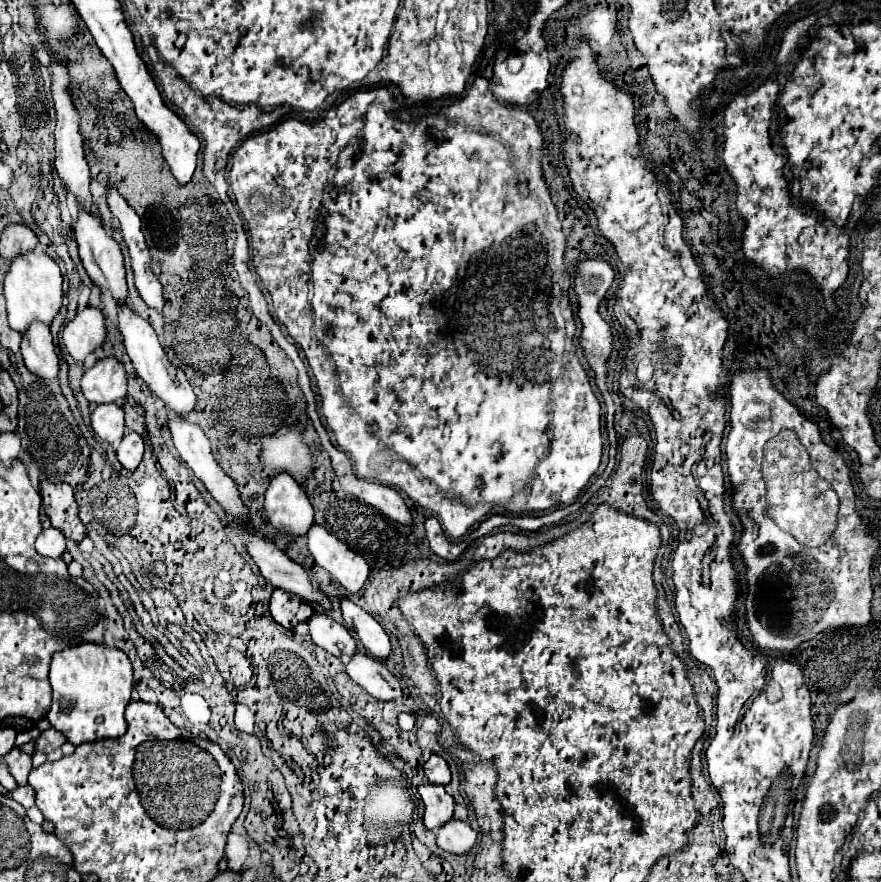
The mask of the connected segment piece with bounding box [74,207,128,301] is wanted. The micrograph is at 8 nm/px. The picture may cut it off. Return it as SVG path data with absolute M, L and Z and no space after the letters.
M78 207L78 221L74 225L74 235L76 235L80 259L84 263L86 273L90 275L90 279L98 287L110 289L112 291L112 297L116 301L126 301L128 289L126 289L126 275L124 275L124 257L122 257L120 245L106 233L102 219L96 213L84 211L82 207Z

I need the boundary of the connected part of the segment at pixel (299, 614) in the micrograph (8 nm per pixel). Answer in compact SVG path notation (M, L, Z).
M274 589L272 601L270 601L270 613L280 625L292 629L298 623L312 617L314 607L310 603L306 603L304 599L298 599L296 595L290 595L288 591Z

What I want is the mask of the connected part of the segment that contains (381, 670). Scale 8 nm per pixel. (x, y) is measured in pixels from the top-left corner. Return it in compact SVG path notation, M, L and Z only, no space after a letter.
M356 651L346 661L346 673L352 681L356 681L362 689L380 701L394 701L402 697L400 681L372 655Z

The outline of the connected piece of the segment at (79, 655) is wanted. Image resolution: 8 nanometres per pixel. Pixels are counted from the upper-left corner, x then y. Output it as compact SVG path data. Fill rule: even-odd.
M80 643L78 647L68 647L54 653L50 663L50 685L52 685L52 709L46 719L54 729L64 733L72 745L90 743L94 739L116 739L126 733L124 709L130 703L132 691L132 663L124 651L118 647L106 647L96 643Z

